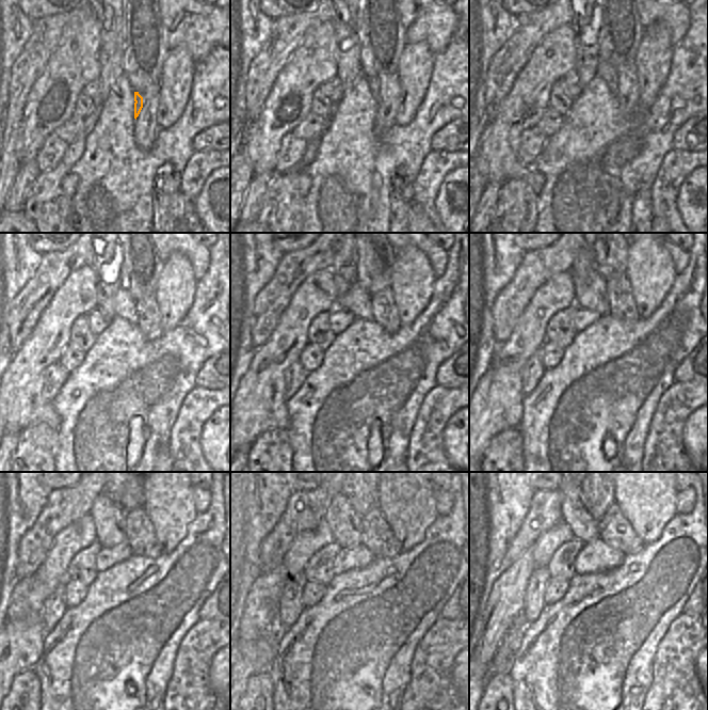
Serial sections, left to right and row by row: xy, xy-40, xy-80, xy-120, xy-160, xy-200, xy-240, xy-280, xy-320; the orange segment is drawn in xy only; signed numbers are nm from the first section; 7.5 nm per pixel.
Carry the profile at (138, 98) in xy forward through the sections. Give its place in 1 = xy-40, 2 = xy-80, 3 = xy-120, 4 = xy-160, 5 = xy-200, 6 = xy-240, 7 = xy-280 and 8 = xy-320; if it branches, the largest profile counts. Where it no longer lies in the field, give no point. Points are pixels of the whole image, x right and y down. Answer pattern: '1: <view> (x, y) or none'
1: xy-40 (373, 82)
2: xy-80 (607, 72)
3: xy-120 (125, 306)
4: xy-160 (357, 300)
5: xy-200 (591, 294)
6: xy-240 (109, 519)
7: xy-280 (347, 526)
8: xy-320 (576, 513)

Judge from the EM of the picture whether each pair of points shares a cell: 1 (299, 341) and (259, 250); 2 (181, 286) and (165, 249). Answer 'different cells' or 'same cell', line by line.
1: different cells
2: different cells

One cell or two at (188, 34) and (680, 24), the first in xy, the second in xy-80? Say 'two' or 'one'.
one

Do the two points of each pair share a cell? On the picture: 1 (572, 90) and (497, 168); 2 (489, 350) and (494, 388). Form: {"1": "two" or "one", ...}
{"1": "two", "2": "two"}

